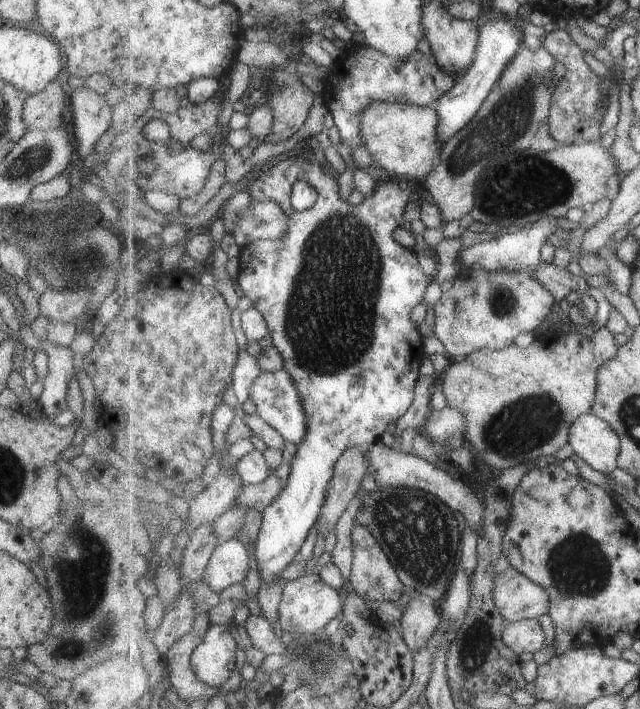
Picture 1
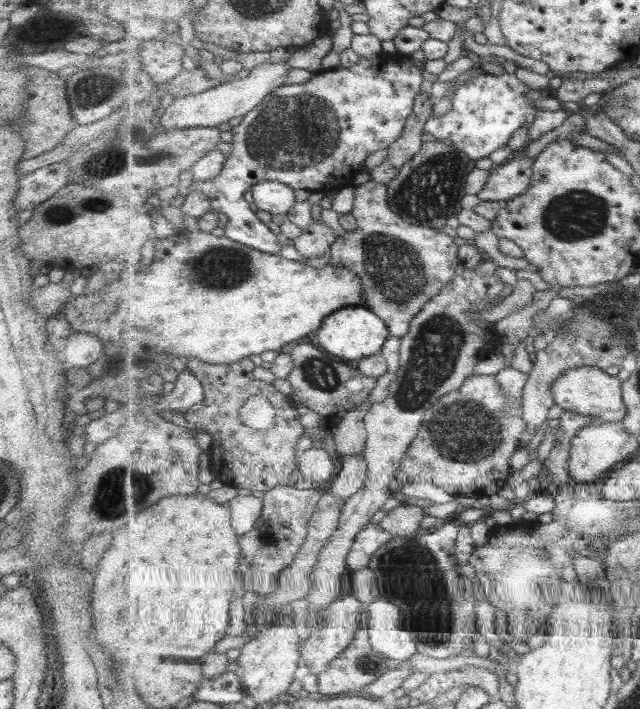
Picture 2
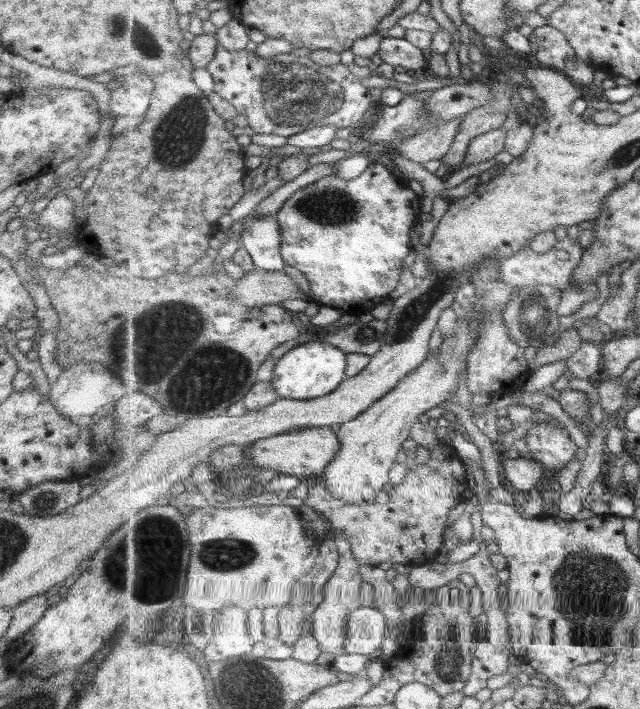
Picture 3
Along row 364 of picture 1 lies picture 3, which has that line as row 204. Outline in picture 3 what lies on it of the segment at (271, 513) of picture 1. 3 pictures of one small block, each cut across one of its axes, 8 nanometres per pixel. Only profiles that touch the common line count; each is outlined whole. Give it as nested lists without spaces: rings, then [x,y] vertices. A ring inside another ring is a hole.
[[[373,161],[360,178],[353,179],[353,181],[345,181],[341,177],[337,177],[337,175],[327,176],[302,190],[295,191],[293,196],[283,205],[283,208],[277,214],[282,233],[284,234],[284,241],[282,242],[283,258],[287,265],[296,268],[307,278],[313,302],[316,302],[319,306],[337,308],[337,310],[342,310],[343,313],[358,315],[373,310],[377,304],[383,304],[383,300],[389,298],[389,294],[397,288],[403,262],[411,254],[412,250],[411,230],[414,229],[414,226],[419,221],[419,216],[421,216],[422,197],[417,196],[406,183],[406,181],[396,178],[382,163]]]

